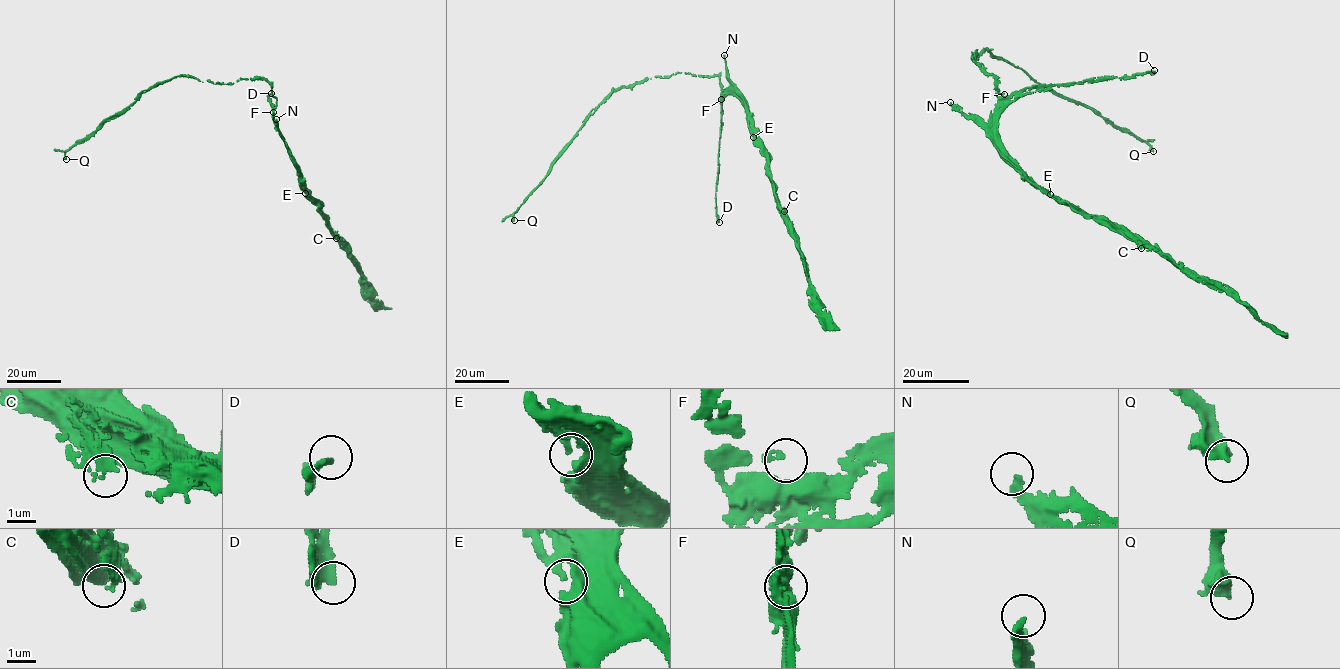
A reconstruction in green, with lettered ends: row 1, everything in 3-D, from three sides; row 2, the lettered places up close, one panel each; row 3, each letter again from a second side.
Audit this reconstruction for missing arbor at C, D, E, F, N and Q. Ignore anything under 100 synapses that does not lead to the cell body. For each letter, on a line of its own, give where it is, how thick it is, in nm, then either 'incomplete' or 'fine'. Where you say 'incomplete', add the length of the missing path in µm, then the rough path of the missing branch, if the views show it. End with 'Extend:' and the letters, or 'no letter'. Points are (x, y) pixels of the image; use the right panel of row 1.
C: (1141, 248) | 190 nm | fine
D: (1154, 70) | 440 nm | fine
E: (1050, 194) | 200 nm | fine
F: (1004, 94) | 170 nm | fine
N: (950, 102) | 300 nm | incomplete | 300 µm
Q: (1153, 151) | 500 nm | fine
Extend: N

